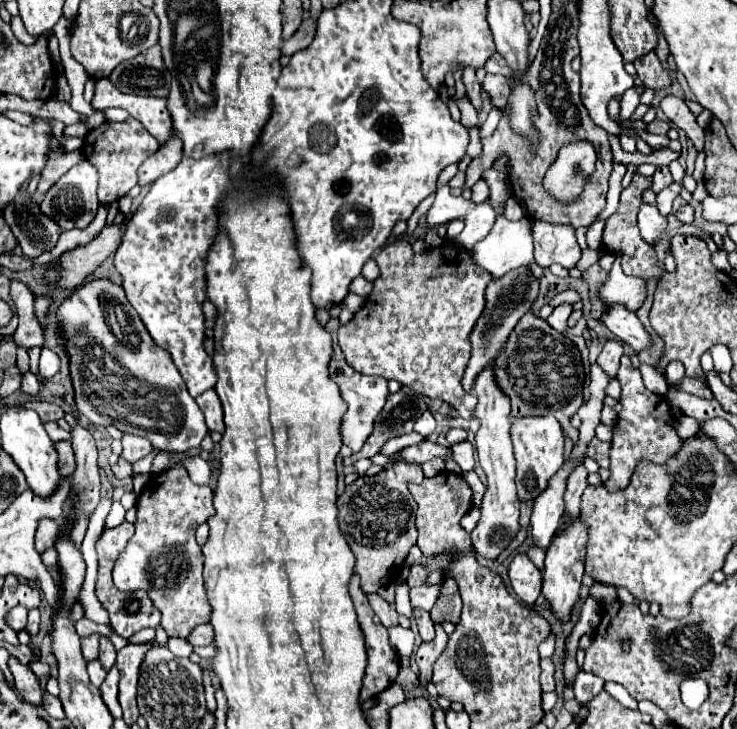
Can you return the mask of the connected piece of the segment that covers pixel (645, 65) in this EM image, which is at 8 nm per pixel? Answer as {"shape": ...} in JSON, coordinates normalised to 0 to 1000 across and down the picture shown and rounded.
{"shape":[[[881,71],[881,74],[870,77],[870,82],[859,85],[859,88],[862,88],[864,104],[872,110],[875,121],[897,123],[897,121],[910,118],[910,107],[908,107],[905,96],[897,91],[897,85],[894,85],[889,71]]]}

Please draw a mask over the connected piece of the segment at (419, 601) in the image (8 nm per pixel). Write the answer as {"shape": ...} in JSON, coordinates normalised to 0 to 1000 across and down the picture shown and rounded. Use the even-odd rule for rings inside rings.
{"shape":[[[590,801],[590,804],[569,804],[569,807],[558,807],[558,829],[560,834],[574,834],[574,837],[585,837],[596,820],[596,812],[598,812],[598,801]]]}

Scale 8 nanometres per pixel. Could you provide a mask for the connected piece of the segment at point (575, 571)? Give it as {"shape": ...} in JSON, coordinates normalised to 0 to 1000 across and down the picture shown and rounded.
{"shape":[[[783,708],[780,713],[775,713],[767,724],[756,727],[745,752],[742,752],[742,763],[739,763],[739,782],[737,782],[737,818],[748,826],[750,840],[758,848],[772,848],[775,834],[780,831],[780,826],[786,823],[786,807],[788,807],[788,790],[794,782],[794,749],[799,741],[799,730],[796,730],[796,719],[788,716],[788,711]]]}

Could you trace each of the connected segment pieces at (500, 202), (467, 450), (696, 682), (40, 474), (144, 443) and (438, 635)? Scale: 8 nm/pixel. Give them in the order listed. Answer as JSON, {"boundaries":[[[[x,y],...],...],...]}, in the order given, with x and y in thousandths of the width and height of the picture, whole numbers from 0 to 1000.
{"boundaries":[[[[664,230],[661,236],[655,236],[655,247],[664,252],[664,261],[666,261],[666,283],[682,294],[685,288],[685,274],[688,274],[688,266],[693,266],[691,261],[691,252],[688,252],[688,239],[685,236],[677,236],[672,230]]],[[[623,606],[623,609],[617,609],[617,612],[612,612],[612,620],[615,620],[615,631],[626,639],[626,645],[628,647],[636,647],[636,645],[642,645],[642,639],[645,639],[645,617],[642,617],[642,612],[639,612],[639,606]]],[[[932,930],[924,938],[924,960],[932,971],[940,971],[943,966],[957,963],[962,955],[962,941],[951,930]]],[[[12,557],[12,562],[1,571],[1,595],[1,615],[28,642],[39,669],[56,683],[66,683],[69,678],[75,678],[83,661],[83,650],[77,642],[77,617],[72,615],[72,606],[64,598],[53,571],[45,562],[20,562],[18,557]]],[[[170,595],[167,598],[167,620],[164,626],[172,631],[172,634],[186,634],[191,631],[194,626],[205,623],[208,612],[199,601],[191,601],[191,598],[180,598],[180,595]]],[[[593,853],[590,856],[590,875],[585,881],[574,881],[563,894],[563,903],[566,903],[566,911],[569,911],[569,936],[571,936],[571,941],[579,941],[579,936],[585,933],[588,908],[598,900],[604,883],[607,883],[607,870],[604,870],[601,859]]]]}

